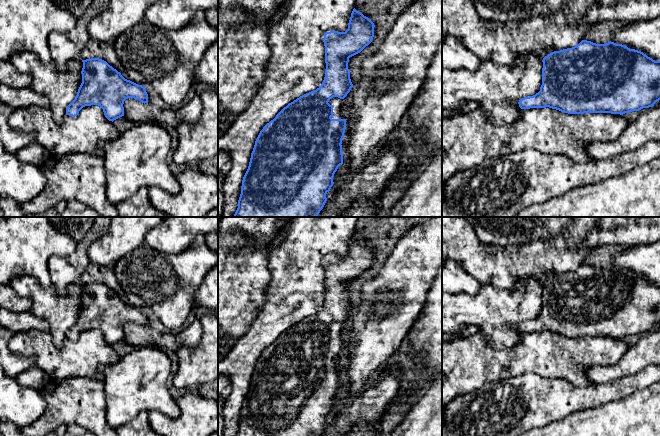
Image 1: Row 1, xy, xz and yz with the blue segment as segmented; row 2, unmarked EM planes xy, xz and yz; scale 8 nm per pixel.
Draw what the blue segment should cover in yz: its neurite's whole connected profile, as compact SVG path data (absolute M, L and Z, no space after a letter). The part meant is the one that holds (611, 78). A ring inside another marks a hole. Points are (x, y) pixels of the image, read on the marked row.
M582 40L579 44L572 48L554 51L548 54L543 58L542 62L542 85L540 87L540 91L533 96L524 97L520 99L518 104L521 109L549 107L568 114L584 114L589 112L623 115L632 111L639 111L643 108L652 107L657 101L660 100L660 61L655 61L652 58L645 55L643 52L635 49L630 49L622 44L616 44L611 41L606 44L596 44L591 41Z

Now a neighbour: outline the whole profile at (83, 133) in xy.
M98 105L83 107L75 117L66 115L62 123L55 122L47 107L27 106L14 109L8 123L14 129L33 133L35 141L55 156L89 153L103 157L99 144L113 141L120 135Z

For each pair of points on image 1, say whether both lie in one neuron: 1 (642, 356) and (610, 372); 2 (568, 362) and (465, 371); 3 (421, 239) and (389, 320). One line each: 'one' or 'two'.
1: one
2: one
3: one

